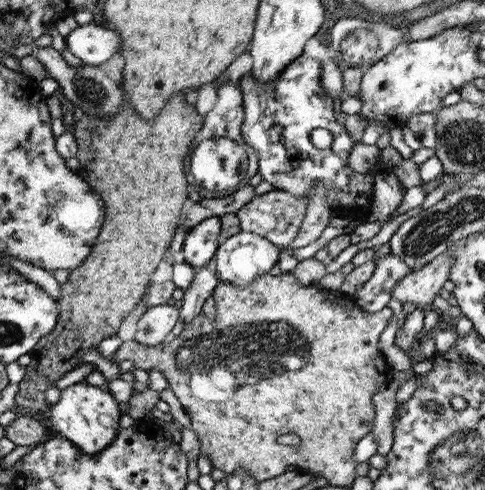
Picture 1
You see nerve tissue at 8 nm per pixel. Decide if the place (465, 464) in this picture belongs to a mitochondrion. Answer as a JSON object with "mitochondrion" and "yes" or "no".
{"mitochondrion":"yes"}

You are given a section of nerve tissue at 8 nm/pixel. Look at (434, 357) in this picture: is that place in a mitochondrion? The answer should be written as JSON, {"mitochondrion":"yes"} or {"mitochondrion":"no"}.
{"mitochondrion":"no"}

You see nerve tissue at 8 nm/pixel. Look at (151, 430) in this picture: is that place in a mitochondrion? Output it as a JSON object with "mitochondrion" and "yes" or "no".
{"mitochondrion":"no"}

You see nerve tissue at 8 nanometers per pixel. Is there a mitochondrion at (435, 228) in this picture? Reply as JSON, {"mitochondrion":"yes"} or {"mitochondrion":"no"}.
{"mitochondrion":"yes"}

